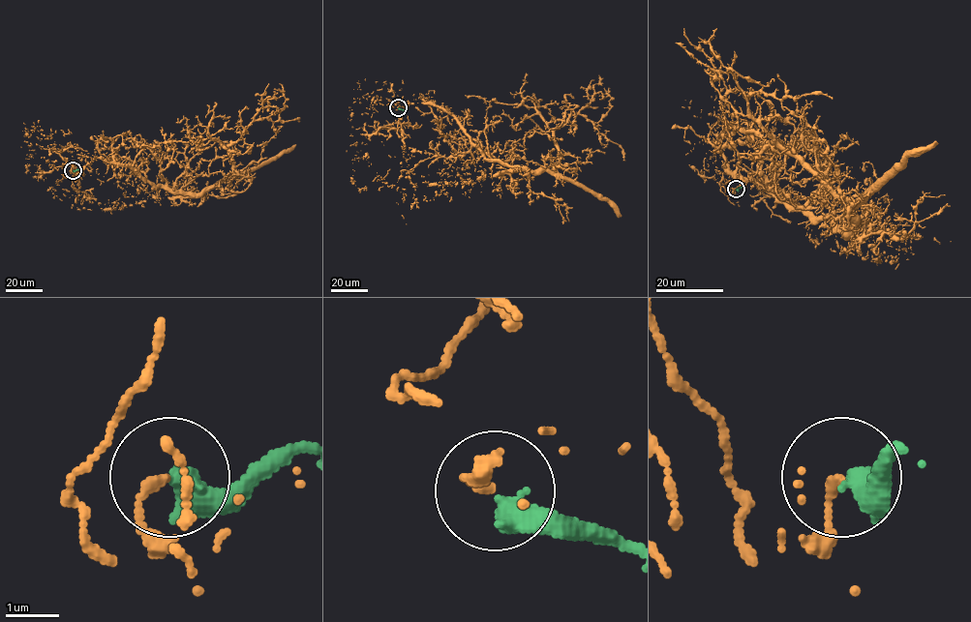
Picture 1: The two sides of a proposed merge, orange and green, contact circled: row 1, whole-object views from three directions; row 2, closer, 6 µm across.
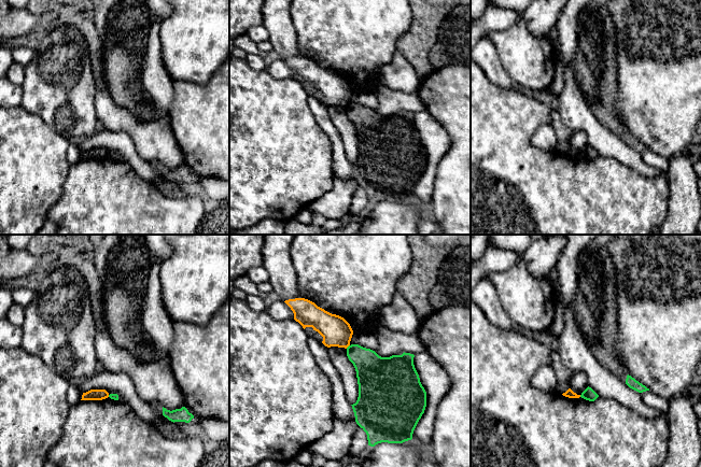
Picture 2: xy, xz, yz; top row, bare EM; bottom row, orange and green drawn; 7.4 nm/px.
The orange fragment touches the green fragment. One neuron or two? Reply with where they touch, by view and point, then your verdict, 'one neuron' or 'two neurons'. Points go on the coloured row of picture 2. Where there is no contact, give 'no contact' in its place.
meets orange in xz at (347, 347); two neurons

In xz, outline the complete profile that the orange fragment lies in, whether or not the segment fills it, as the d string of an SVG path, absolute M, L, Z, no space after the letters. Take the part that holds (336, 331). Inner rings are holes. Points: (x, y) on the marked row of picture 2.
M305 298L284 301L293 311L294 320L303 328L312 327L322 337L322 343L327 346L347 349L353 335L350 324L341 316L332 314Z

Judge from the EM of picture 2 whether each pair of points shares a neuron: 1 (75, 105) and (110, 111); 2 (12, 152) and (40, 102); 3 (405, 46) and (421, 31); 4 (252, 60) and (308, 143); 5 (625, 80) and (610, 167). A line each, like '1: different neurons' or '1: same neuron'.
1: different neurons
2: different neurons
3: same neuron
4: different neurons
5: different neurons

